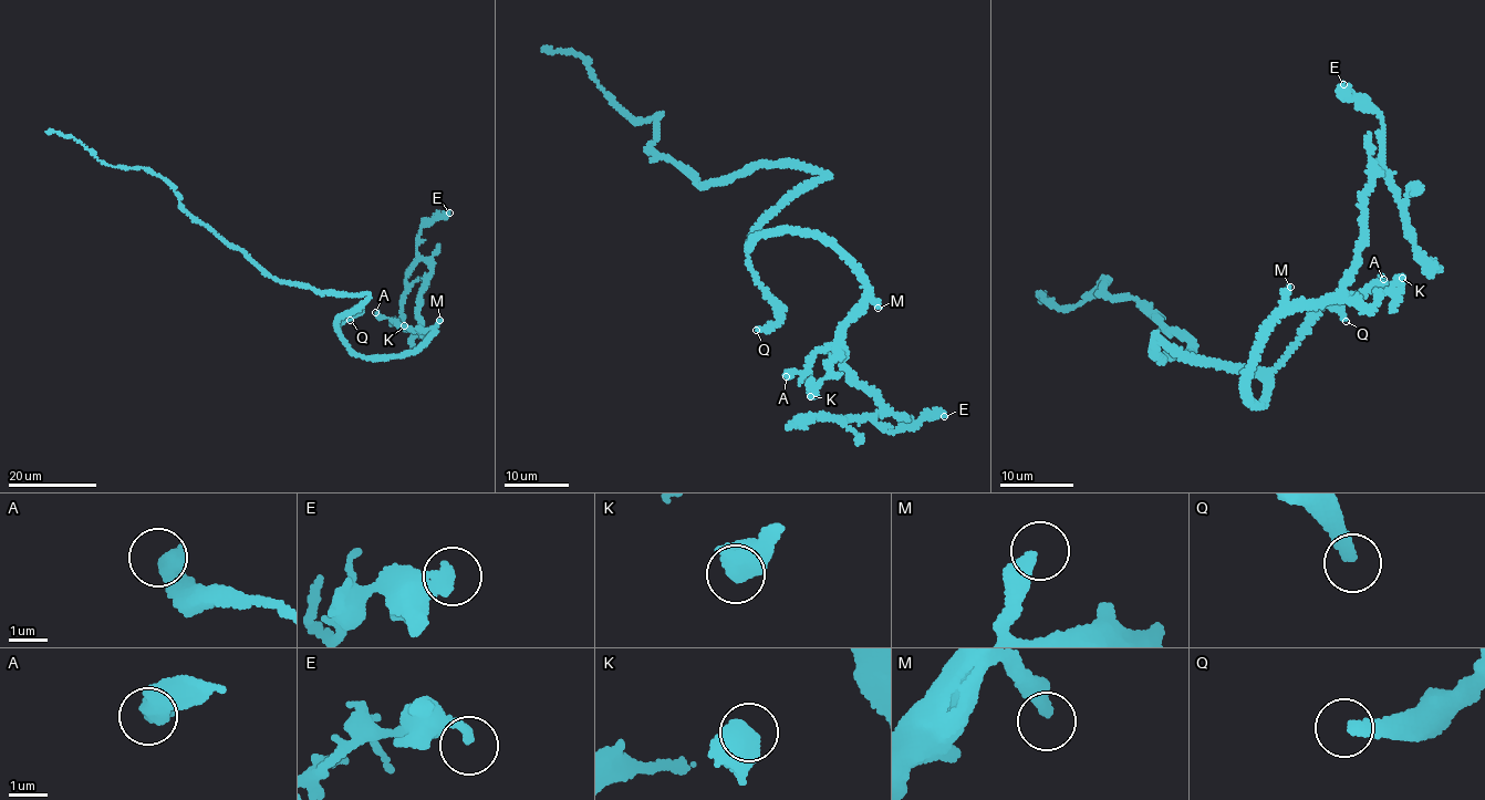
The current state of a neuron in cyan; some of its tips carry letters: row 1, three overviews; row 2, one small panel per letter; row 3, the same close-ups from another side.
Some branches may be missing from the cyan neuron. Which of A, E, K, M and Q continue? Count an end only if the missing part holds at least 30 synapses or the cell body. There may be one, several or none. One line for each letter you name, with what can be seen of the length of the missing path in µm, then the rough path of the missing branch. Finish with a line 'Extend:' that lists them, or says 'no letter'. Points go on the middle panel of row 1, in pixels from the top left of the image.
Q: 15 µm | (756, 330), (745, 332), (741, 339), (753, 347), (759, 373)
Extend: Q

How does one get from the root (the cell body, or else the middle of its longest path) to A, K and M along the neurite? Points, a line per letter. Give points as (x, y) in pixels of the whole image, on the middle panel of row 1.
A: (813, 184), (792, 191), (748, 242), (768, 232), (811, 231), (848, 260), (865, 294), (831, 345), (786, 376)
K: (813, 184), (792, 191), (748, 242), (805, 229), (848, 260), (862, 282), (865, 294), (830, 374), (810, 396)
M: (813, 184), (792, 191), (758, 226), (748, 242), (768, 232), (811, 231), (853, 266), (878, 308)

